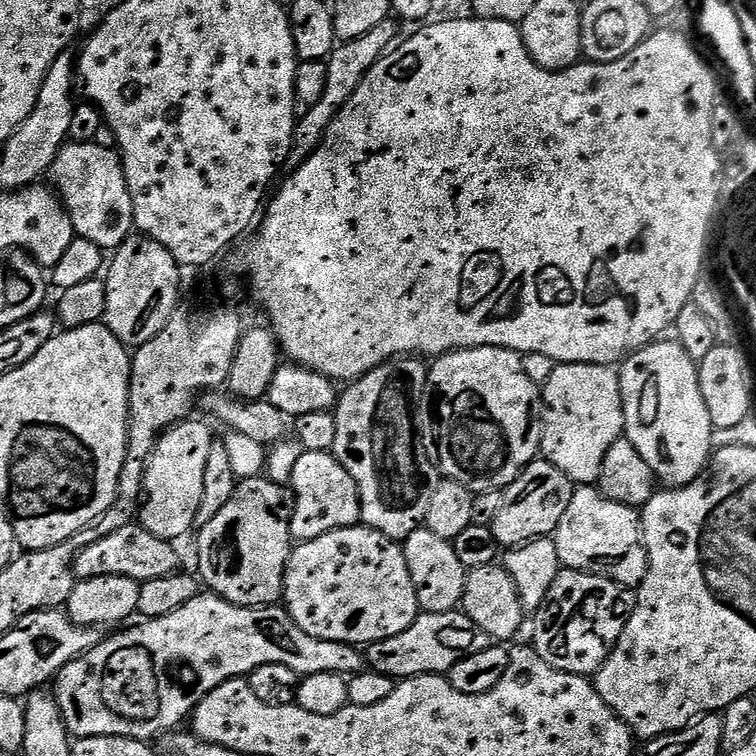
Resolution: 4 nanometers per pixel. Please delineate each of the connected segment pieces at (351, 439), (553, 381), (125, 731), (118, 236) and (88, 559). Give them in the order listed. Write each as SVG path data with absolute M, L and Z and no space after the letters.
M397 358L370 370L365 376L351 381L339 393L334 415L338 422L334 429L334 446L331 453L336 461L354 478L360 499L360 518L363 527L381 532L390 539L403 542L410 533L423 525L426 509L430 506L437 484L442 477L435 466L428 462L423 448L418 446L414 398L419 397L428 381L429 365L420 358Z
M557 364L554 374L550 374L550 382L542 385L540 422L542 425L540 430L540 452L543 459L549 460L554 466L558 466L558 470L562 470L562 474L566 474L566 478L570 478L573 485L595 485L602 474L602 461L606 458L606 450L610 450L610 446L614 446L614 442L618 442L624 436L624 403L620 393L619 371L615 367L606 364Z
M201 594L190 598L190 602L186 602L186 606L182 606L182 610L174 610L174 614L166 614L166 618L144 620L141 625L141 628L136 628L133 632L124 632L121 636L110 637L109 640L108 637L101 639L100 644L94 646L94 650L90 650L85 656L76 657L75 660L69 662L56 676L54 681L54 699L56 705L60 707L64 725L67 726L69 733L71 733L73 737L125 736L131 740L143 740L145 742L155 741L157 738L163 736L165 732L179 729L181 725L183 725L180 723L182 723L183 720L185 723L185 721L191 717L193 710L198 706L198 702L202 702L202 698L206 698L206 694L210 694L210 690L222 686L222 682L226 682L227 680L247 678L254 670L258 670L258 666L270 666L271 664L290 666L290 670L294 670L302 678L310 674L338 674L345 678L351 678L355 676L356 673L365 671L366 668L365 655L357 645L330 642L322 638L310 638L310 634L306 634L306 630L298 630L298 626L288 616L287 611L280 606L243 608L237 604L226 602L215 594Z
M94 142L65 143L54 158L50 180L64 201L64 209L70 214L70 222L79 239L94 242L94 246L105 250L115 250L123 240L133 235L134 206L119 151L106 150L106 146L98 146Z
M133 522L122 526L122 530L114 530L114 534L106 534L106 538L86 546L86 550L82 550L72 561L72 573L76 575L77 581L111 576L134 578L141 582L166 578L181 567L172 548L175 547L169 541L150 534L150 530L146 530L143 524Z

